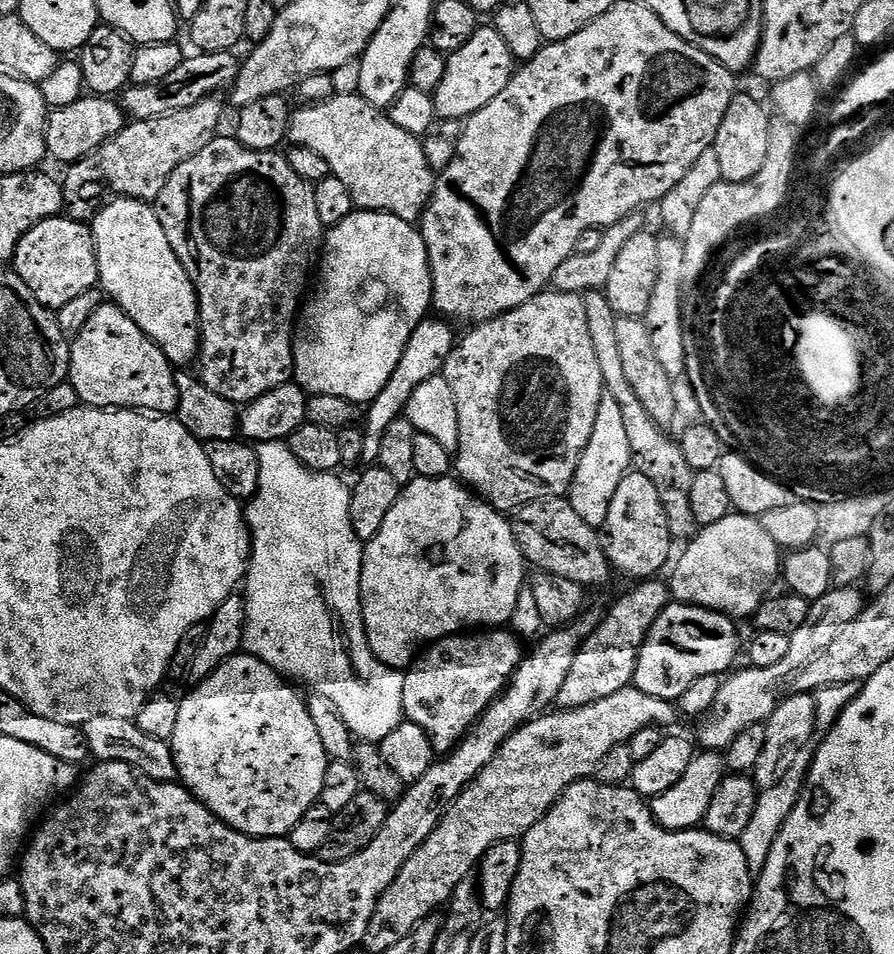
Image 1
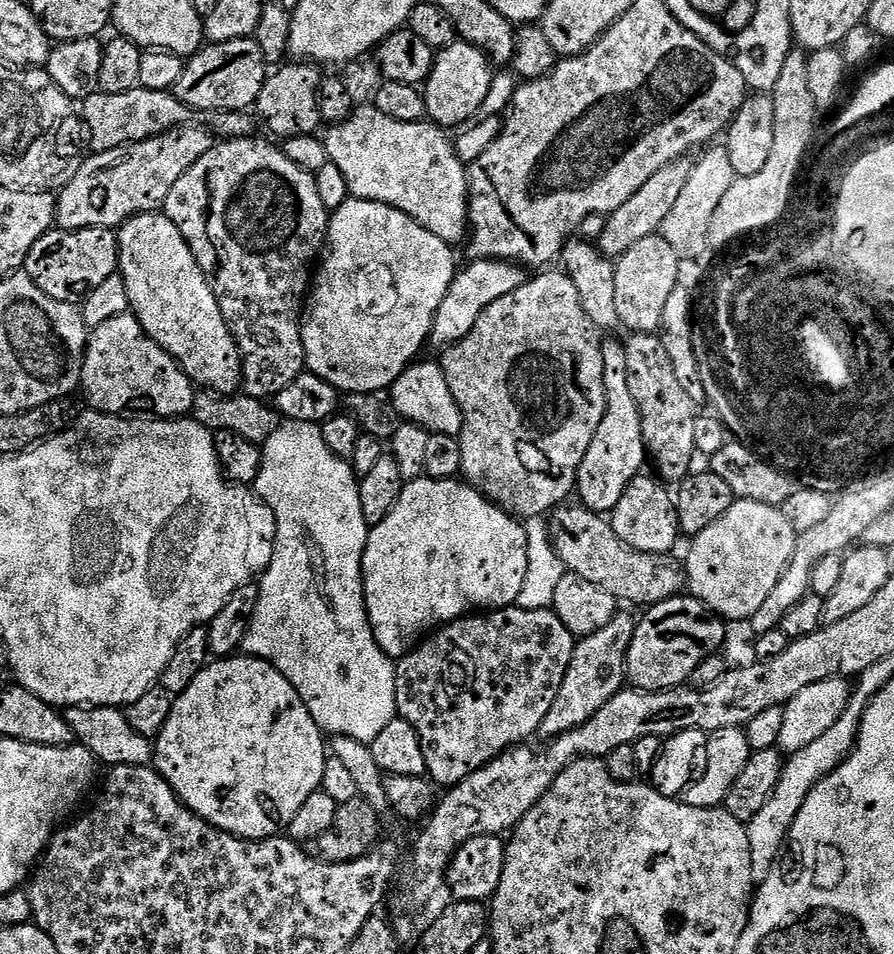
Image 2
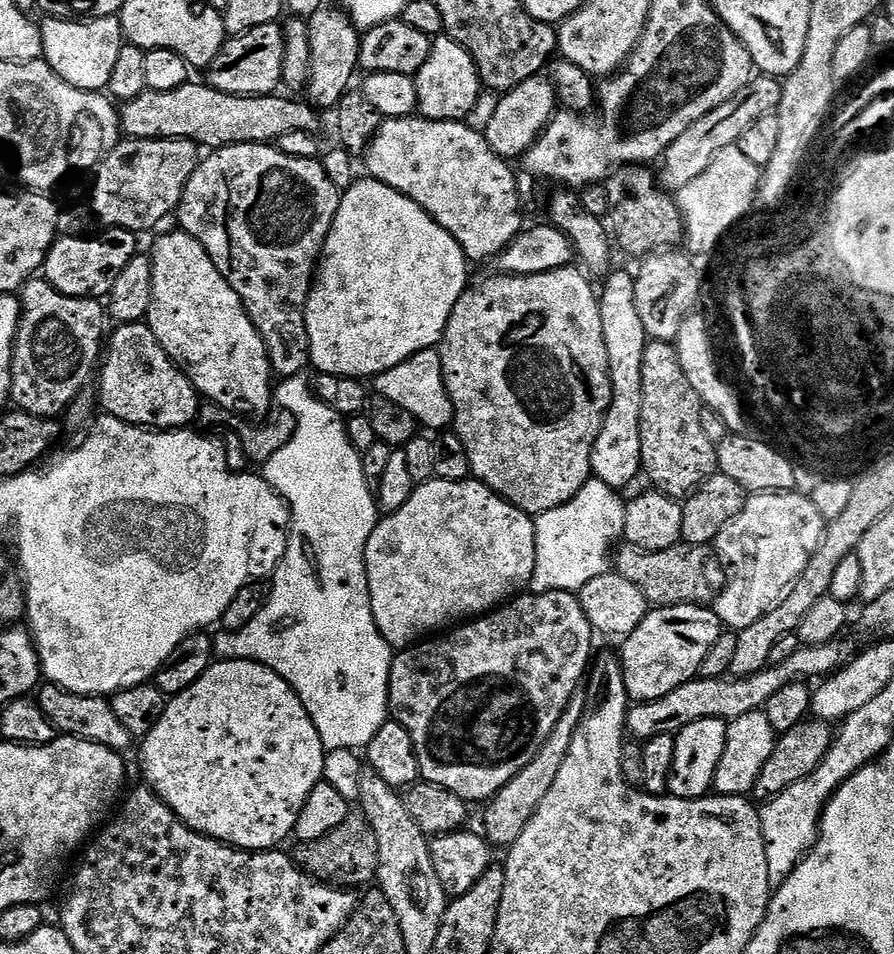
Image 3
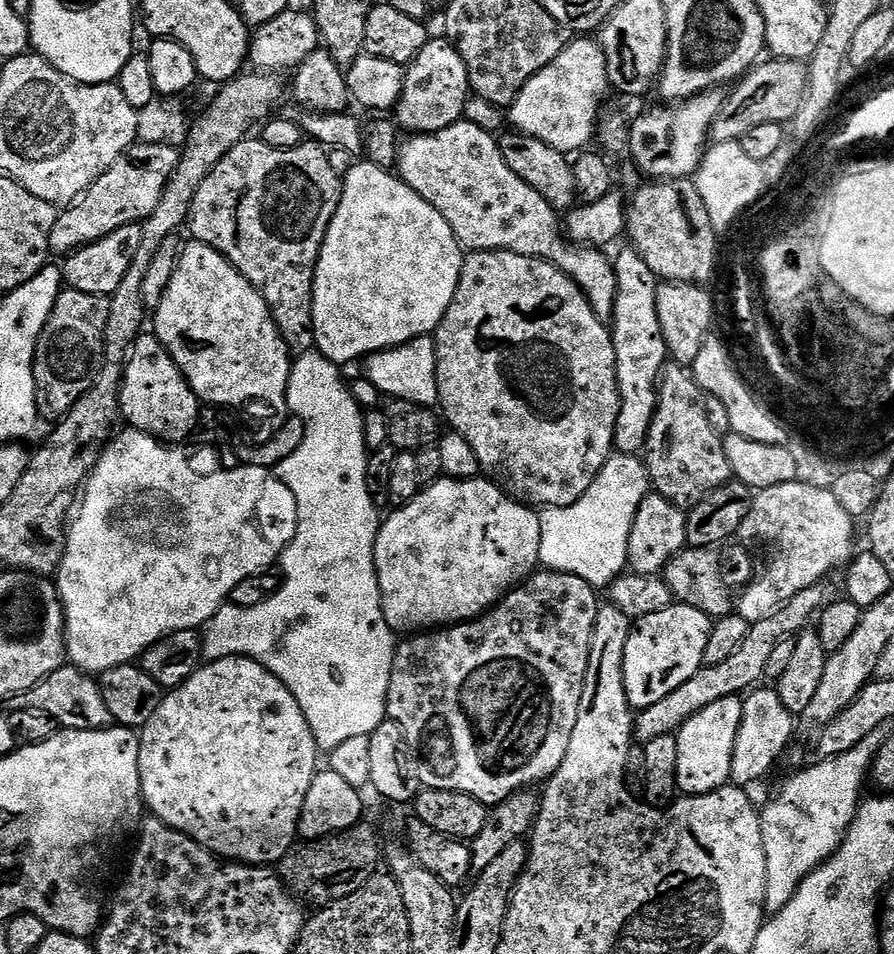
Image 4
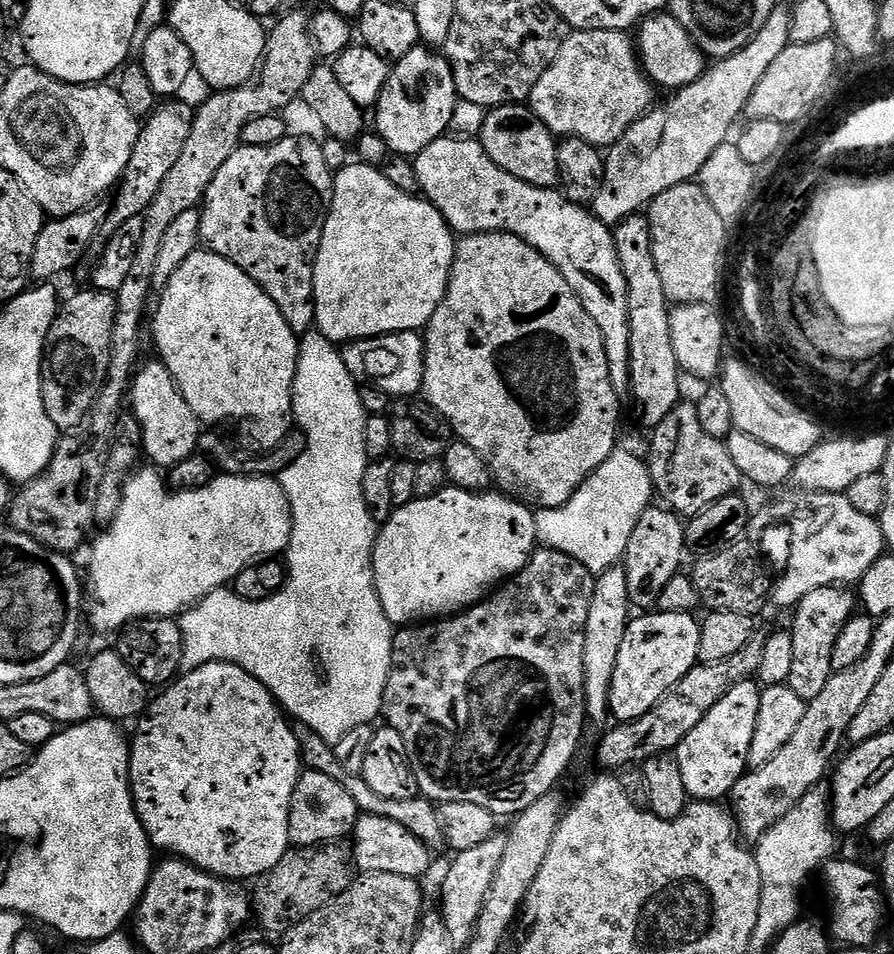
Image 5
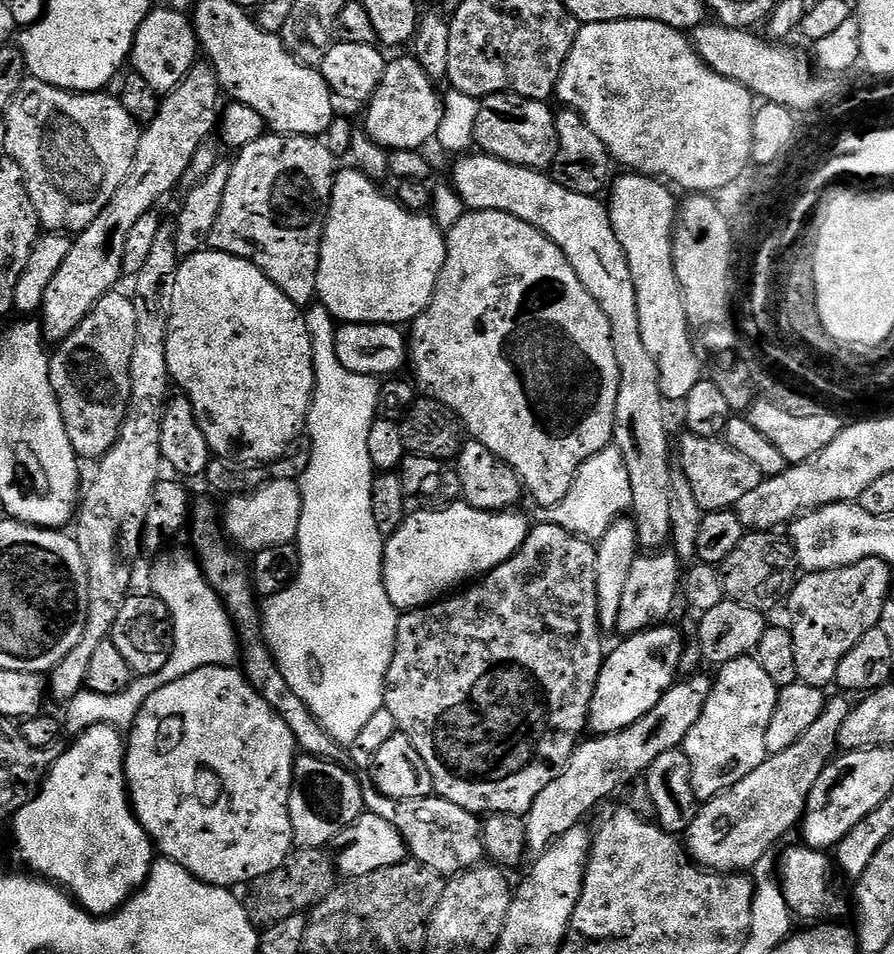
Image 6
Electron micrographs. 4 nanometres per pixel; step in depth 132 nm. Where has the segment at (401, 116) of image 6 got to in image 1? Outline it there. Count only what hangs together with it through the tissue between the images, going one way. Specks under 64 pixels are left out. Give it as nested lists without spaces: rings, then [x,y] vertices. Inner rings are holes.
[[[482,26],[462,46],[462,50],[448,56],[446,74],[442,74],[442,82],[438,82],[438,90],[432,93],[432,101],[436,107],[436,114],[440,120],[465,121],[474,115],[482,106],[490,106],[502,90],[510,82],[514,71],[514,61],[510,54],[510,46],[502,42],[502,34],[491,26]]]

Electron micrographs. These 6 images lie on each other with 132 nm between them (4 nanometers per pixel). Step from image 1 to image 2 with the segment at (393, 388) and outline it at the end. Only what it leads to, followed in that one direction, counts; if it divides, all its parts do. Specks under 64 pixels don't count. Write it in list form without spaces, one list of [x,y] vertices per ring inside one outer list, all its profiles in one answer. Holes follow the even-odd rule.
[[[473,259],[459,269],[450,282],[450,290],[446,290],[446,298],[442,298],[442,306],[438,306],[438,314],[434,314],[434,326],[430,337],[431,347],[447,350],[453,344],[462,342],[466,334],[478,322],[478,318],[486,310],[486,306],[494,306],[498,298],[506,298],[513,290],[518,290],[530,278],[529,273],[521,265],[510,260],[477,260]]]

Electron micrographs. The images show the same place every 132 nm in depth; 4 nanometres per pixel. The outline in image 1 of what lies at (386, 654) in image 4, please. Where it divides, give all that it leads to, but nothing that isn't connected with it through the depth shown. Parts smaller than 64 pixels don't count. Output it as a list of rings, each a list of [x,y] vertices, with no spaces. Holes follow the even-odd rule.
[[[283,440],[261,443],[256,448],[256,453],[260,459],[258,490],[256,495],[246,504],[246,519],[252,533],[252,558],[248,561],[246,573],[248,592],[246,591],[246,630],[244,631],[243,651],[247,655],[266,662],[266,666],[270,666],[289,681],[301,680],[302,683],[309,684],[312,690],[315,690],[319,695],[330,698],[334,710],[338,710],[342,722],[346,722],[346,726],[357,741],[379,745],[380,741],[386,738],[386,734],[390,734],[390,730],[394,730],[399,724],[405,723],[404,707],[402,706],[404,672],[395,668],[387,668],[380,663],[373,652],[368,649],[368,640],[364,637],[364,619],[360,605],[360,579],[362,578],[362,562],[364,561],[364,544],[356,537],[350,526],[349,510],[352,493],[349,485],[347,483],[344,485],[339,480],[339,475],[310,470],[305,464],[300,463],[300,459],[288,449],[287,443]]]

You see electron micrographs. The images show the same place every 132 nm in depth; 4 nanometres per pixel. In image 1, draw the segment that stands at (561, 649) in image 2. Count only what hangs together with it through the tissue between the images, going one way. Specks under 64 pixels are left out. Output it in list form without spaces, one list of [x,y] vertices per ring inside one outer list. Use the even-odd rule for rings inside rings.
[[[484,630],[479,634],[457,634],[438,640],[423,653],[420,659],[404,672],[402,706],[404,719],[409,724],[422,726],[437,754],[447,754],[464,739],[468,729],[484,715],[484,712],[508,686],[509,680],[520,665],[521,641],[508,630]]]

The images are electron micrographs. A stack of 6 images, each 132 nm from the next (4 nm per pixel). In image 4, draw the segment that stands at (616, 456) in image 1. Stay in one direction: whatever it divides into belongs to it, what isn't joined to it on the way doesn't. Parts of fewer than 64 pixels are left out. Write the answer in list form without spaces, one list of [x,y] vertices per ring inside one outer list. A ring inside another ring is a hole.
[[[625,246],[614,256],[616,270],[616,297],[610,321],[616,359],[616,381],[620,395],[620,409],[613,438],[615,451],[620,454],[643,453],[644,443],[652,430],[652,418],[656,413],[656,398],[660,374],[669,363],[668,347],[662,338],[658,322],[656,290],[658,278],[642,262],[635,248]]]

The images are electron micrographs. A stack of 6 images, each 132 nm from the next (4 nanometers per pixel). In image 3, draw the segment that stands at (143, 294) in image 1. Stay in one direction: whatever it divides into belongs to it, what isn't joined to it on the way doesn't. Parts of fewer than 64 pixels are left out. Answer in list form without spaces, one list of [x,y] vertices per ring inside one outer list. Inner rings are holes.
[[[175,231],[158,237],[150,251],[152,297],[146,317],[148,329],[205,401],[213,400],[228,412],[248,416],[244,418],[259,417],[274,404],[274,373],[268,348],[254,322],[250,322],[242,298],[222,278],[210,254],[189,232]]]

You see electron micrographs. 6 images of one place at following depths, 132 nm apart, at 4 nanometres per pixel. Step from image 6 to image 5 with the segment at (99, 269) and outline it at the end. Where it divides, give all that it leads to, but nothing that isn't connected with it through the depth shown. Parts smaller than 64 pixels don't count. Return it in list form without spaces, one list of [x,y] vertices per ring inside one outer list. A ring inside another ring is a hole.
[[[176,102],[161,103],[141,127],[140,137],[134,146],[134,154],[130,154],[130,162],[115,189],[116,201],[111,201],[108,217],[104,220],[102,232],[105,237],[114,235],[121,226],[130,222],[130,218],[138,218],[148,211],[150,202],[154,202],[154,194],[162,190],[162,182],[165,181],[166,174],[170,174],[170,169],[177,164],[178,157],[182,155],[186,140],[190,138],[196,113],[193,105],[172,103]]]

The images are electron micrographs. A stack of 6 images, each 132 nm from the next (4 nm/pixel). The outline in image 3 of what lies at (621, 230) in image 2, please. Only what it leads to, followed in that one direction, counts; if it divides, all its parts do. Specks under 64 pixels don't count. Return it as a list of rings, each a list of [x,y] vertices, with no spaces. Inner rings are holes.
[[[757,75],[749,84],[742,86],[742,90],[738,90],[738,94],[730,98],[730,102],[722,102],[718,110],[710,110],[706,118],[698,118],[694,126],[690,126],[678,138],[674,138],[674,142],[664,151],[658,164],[660,187],[669,194],[677,194],[710,166],[716,154],[727,147],[739,145],[742,134],[749,126],[754,126],[758,118],[775,113],[782,98],[781,85],[781,81],[775,76]]]

